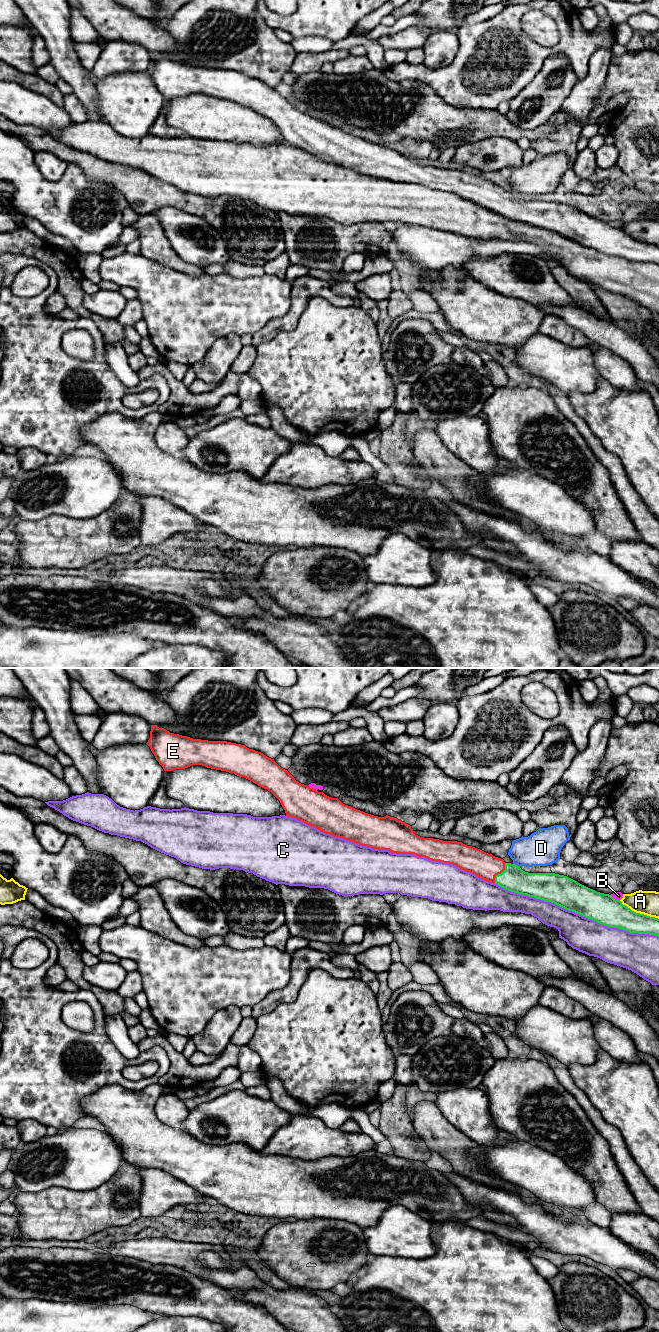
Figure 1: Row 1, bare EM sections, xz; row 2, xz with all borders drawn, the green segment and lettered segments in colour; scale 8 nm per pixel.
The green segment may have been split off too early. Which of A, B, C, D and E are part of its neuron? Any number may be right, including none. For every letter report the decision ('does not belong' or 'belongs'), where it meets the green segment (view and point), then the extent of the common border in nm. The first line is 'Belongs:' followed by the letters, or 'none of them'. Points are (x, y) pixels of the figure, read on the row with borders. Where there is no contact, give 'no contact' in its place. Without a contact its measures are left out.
Belongs: E
A: does not belong; meets green in xz at (639, 913); contact 360 nm long
B: does not belong; meets green in xz at (615, 899); contact 90 nm long
C: does not belong; meets green in xz at (576, 912); contact 1400 nm long
D: does not belong; meets green in xz at (516, 865); contact 70 nm long
E: belongs; meets green in xz at (499, 874); contact 180 nm long

